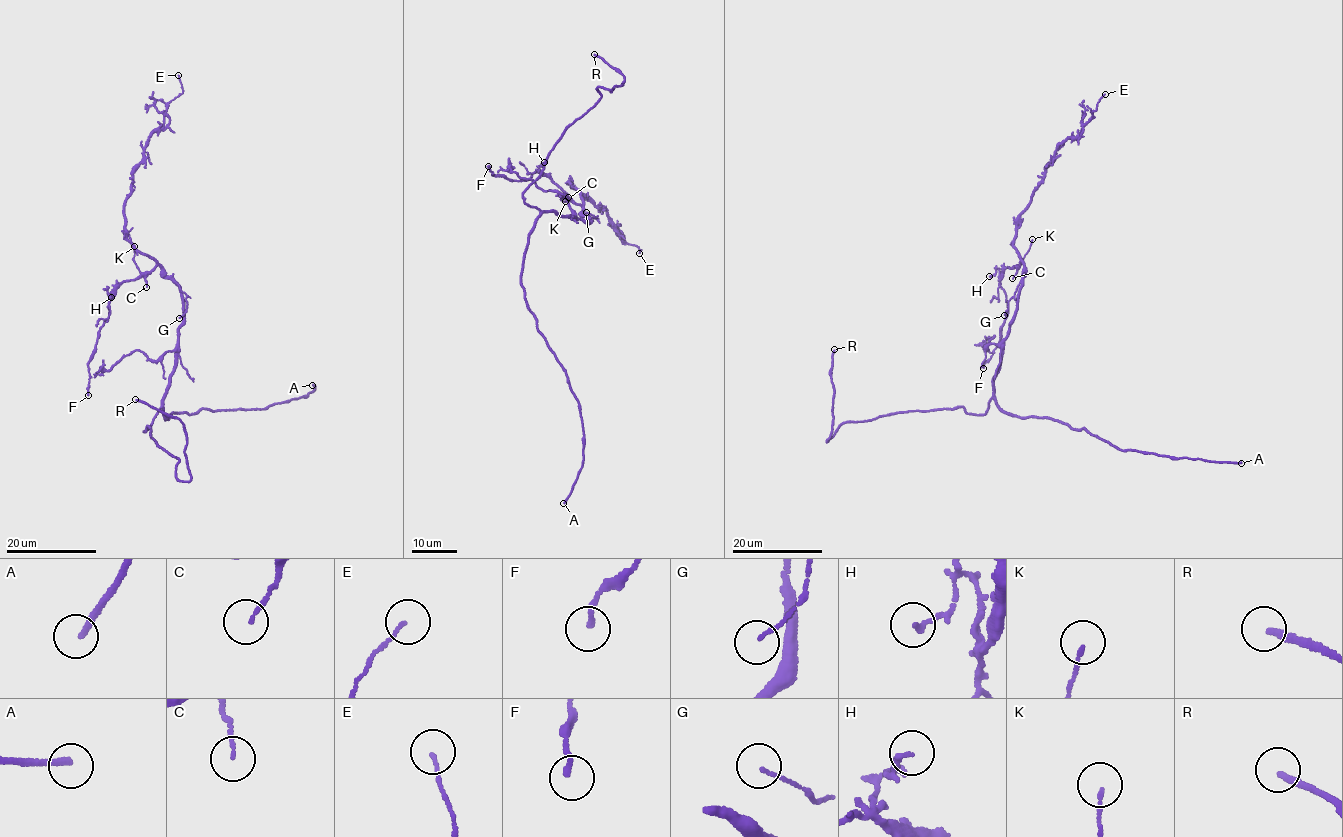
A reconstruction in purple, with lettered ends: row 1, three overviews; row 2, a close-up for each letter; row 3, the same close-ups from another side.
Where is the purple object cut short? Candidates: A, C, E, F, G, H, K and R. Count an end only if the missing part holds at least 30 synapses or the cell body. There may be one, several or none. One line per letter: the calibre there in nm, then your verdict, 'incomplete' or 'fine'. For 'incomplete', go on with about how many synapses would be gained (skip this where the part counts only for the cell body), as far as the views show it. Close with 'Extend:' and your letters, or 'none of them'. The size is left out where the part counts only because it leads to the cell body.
A: 200 nm | incomplete | 80 syn
C: 110 nm | fine
E: 100 nm | fine
F: 180 nm | fine
G: 120 nm | fine
H: 150 nm | fine
K: 120 nm | fine
R: 240 nm | incomplete
Extend: A, R

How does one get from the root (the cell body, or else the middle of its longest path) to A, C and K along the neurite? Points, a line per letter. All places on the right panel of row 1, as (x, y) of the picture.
A: (998, 368), (993, 381), (995, 403), (1014, 416), (1051, 419), (1072, 428), (1084, 428), (1123, 450), (1241, 463)
C: (998, 368), (1002, 342), (1013, 318), (1018, 291), (1025, 274), (1022, 261), (1012, 278)
K: (998, 368), (1002, 342), (1013, 318), (1018, 291), (1025, 274), (1022, 261), (1019, 265), (1032, 239)

